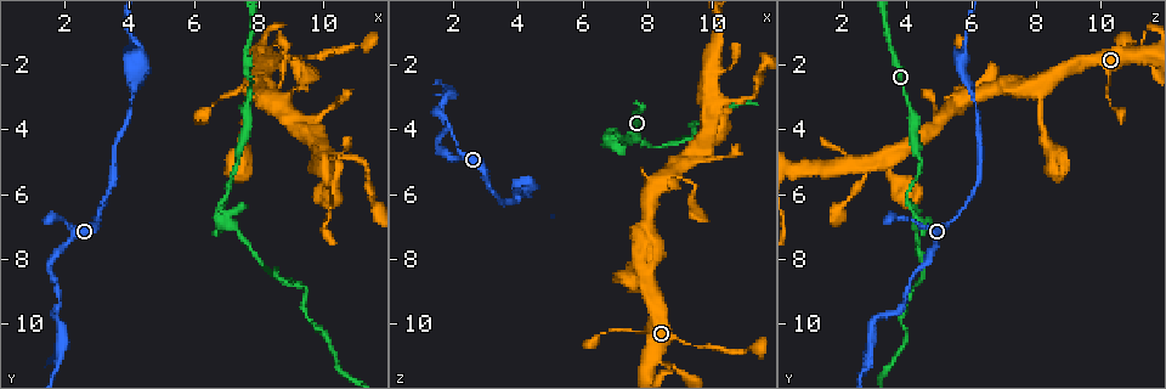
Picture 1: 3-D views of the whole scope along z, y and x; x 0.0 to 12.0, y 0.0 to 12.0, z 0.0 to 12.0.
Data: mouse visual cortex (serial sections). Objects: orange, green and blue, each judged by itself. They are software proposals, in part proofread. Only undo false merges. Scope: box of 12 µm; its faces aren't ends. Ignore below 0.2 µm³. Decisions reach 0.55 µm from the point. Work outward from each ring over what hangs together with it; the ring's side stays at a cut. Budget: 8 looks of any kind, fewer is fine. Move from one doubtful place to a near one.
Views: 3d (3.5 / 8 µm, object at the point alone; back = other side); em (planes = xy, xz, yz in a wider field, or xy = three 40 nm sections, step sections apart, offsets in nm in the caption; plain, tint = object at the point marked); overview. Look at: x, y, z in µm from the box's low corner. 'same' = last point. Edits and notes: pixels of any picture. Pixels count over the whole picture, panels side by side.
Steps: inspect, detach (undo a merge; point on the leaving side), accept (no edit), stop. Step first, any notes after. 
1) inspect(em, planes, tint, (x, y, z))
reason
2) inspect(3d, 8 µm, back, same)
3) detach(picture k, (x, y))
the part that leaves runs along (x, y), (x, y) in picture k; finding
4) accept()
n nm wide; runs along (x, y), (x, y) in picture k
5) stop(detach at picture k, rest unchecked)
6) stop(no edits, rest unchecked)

inspect(3d, 3.5 µm, (9.8, 4.9, 3.4))
calibre changes

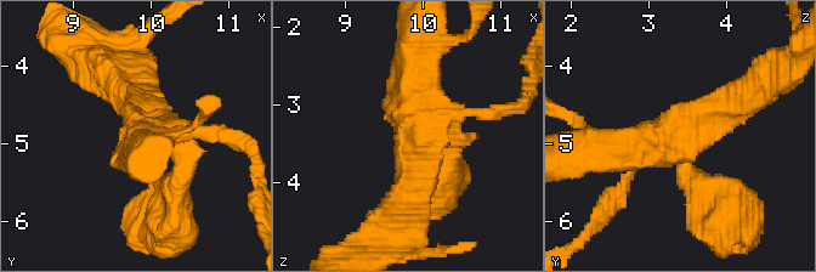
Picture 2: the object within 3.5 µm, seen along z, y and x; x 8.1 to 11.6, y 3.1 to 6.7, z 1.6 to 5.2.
inspect(em, xy, step 2, tint, (9.95, 4.95, 3.40))
4 arms; arms of 150, 250, 400, 450 nm; now the EM

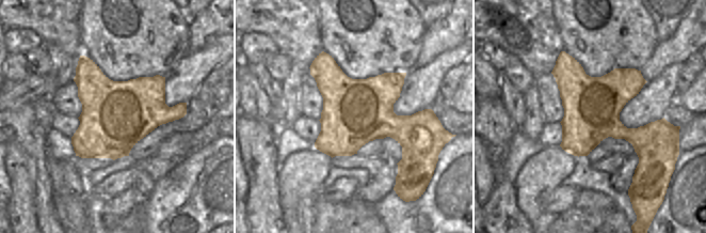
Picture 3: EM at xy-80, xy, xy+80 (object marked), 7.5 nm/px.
inspect(em, xy, step 1, tint, same)

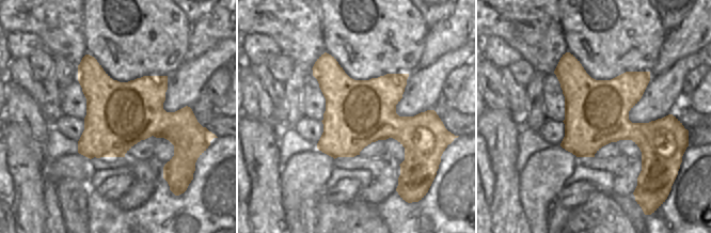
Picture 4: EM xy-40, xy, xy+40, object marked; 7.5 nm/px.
accept()
runs along (743, 100), (690, 134), (598, 145) in picture 2; all the same cell

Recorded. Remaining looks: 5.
inspect(3d, 3.5 µm, (6.7, 6.5, 4.1))
abrupt turn

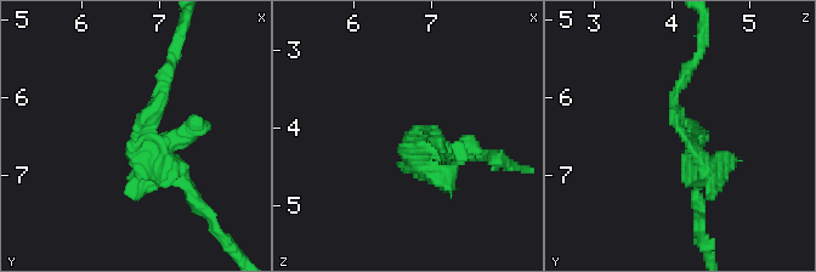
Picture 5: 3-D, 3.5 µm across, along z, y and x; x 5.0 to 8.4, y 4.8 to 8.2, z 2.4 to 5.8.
inspect(em, xy, step 5, tint, (6.75, 6.40, 4.10))
need the tissue

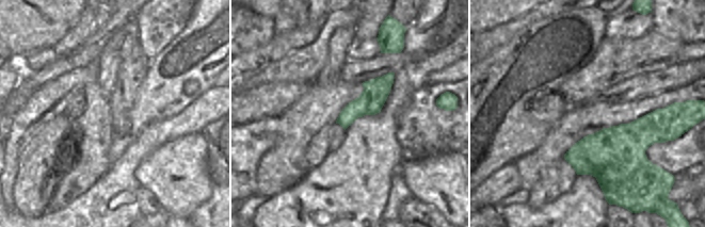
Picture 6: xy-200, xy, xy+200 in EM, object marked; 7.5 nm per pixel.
inspect(em, xy, step 3, tint, same)
another direction

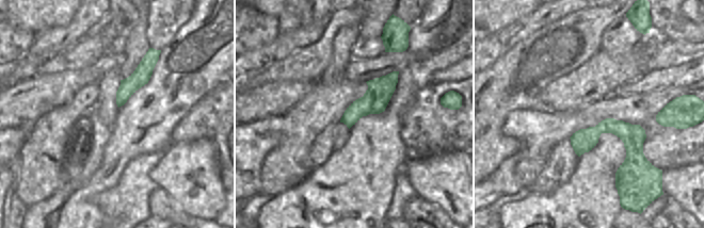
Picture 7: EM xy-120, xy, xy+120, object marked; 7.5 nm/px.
accept()
runs along (173, 61), (139, 147), (183, 185) in picture 5; all the same cell

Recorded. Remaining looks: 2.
inspect(3d, 3.5 µm, (9.7, 10.0, 3.9))
thin neck

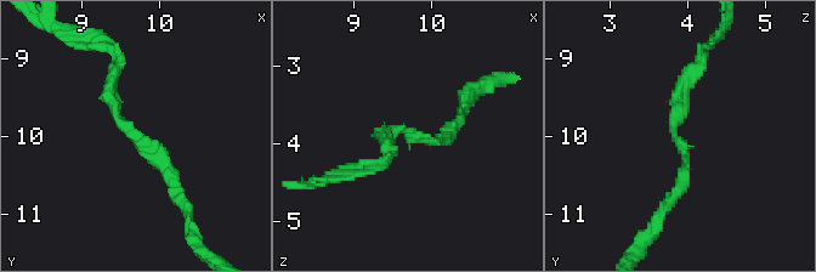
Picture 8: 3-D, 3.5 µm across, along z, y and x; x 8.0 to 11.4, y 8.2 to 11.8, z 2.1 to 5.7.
inspect(em, xy, step 2, tint, (9.75, 10.05, 3.85))
arms of 150, 200 nm; need the tissue

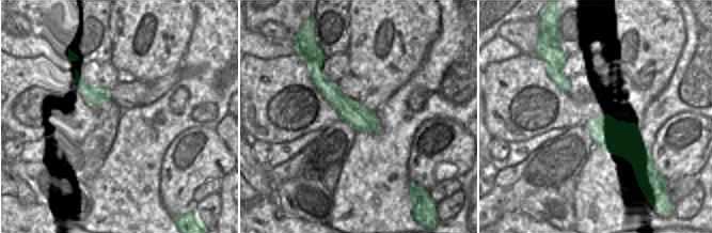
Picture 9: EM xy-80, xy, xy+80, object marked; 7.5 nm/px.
accept()
180 nm wide; runs along (114, 73), (114, 114), (182, 203) in picture 8; one cell here

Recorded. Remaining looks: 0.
stop(no edits, rest unchecked)

